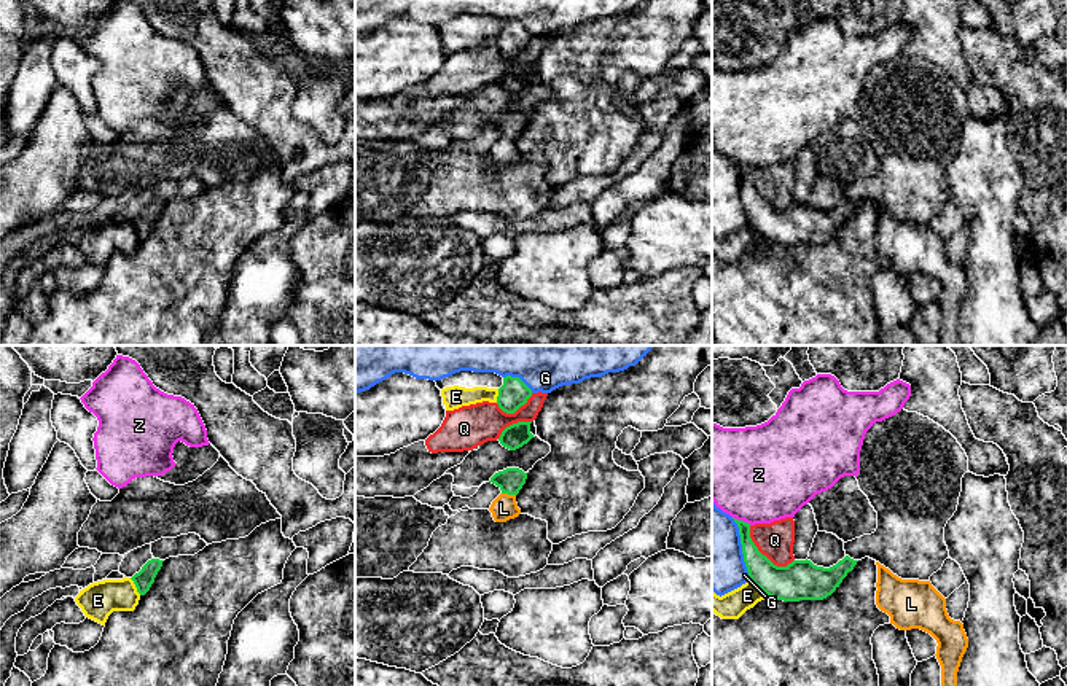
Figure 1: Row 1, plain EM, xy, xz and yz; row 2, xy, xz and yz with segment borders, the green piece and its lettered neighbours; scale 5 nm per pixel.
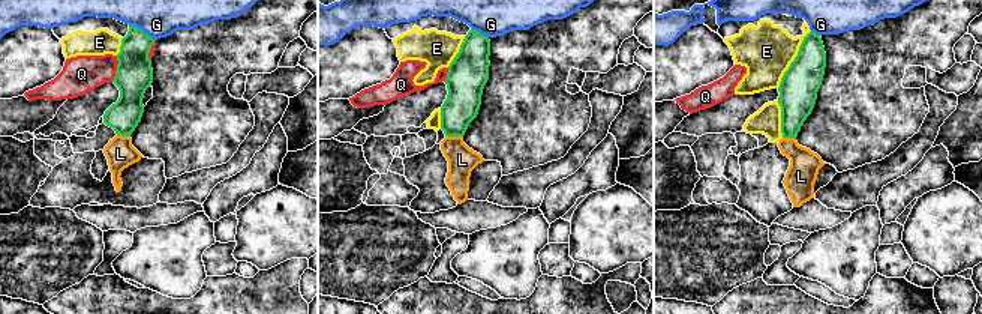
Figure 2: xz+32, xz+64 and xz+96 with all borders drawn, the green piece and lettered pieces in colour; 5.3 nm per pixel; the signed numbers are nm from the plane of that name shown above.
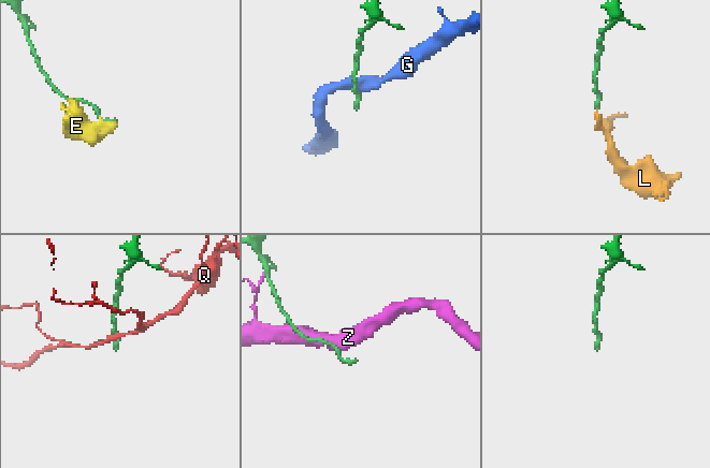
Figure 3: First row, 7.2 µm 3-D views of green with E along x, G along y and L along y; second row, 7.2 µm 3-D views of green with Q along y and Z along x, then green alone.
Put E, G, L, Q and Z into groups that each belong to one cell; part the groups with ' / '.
E / G / L / Q / Z

